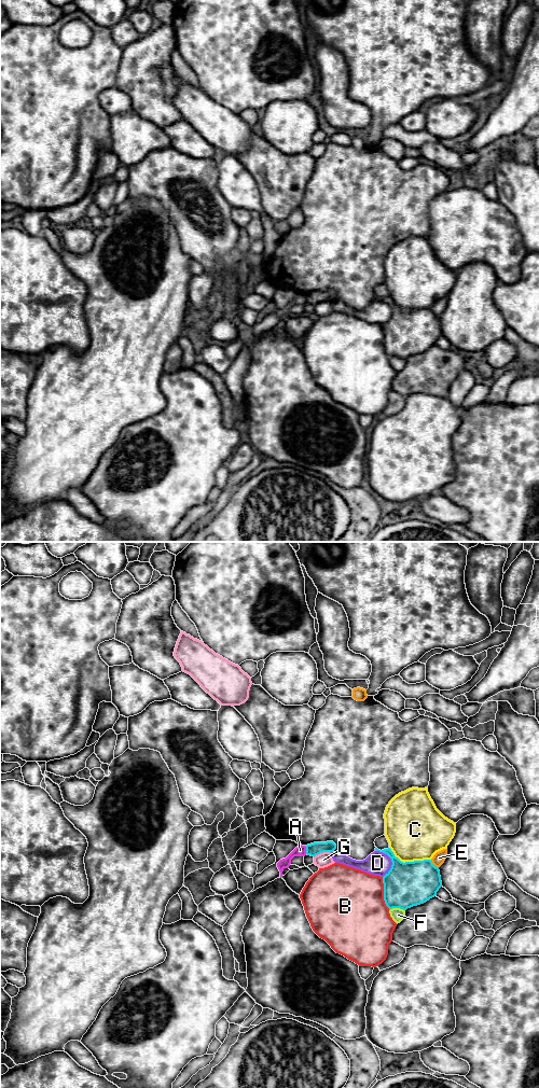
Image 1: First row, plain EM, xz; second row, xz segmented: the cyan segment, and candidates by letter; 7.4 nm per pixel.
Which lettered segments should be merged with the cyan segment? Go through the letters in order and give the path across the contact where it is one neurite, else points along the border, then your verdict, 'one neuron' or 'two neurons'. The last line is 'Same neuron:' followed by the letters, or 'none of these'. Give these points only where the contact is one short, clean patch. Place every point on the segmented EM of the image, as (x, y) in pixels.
A: border along xz (304, 846), (306, 853); two neurons
B: two neurons
C: two neurons
D: two neurons
E: two neurons
F: two neurons
G: two neurons
Same neuron: none of these

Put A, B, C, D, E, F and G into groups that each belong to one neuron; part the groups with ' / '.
A / B / C / D / E / F / G

